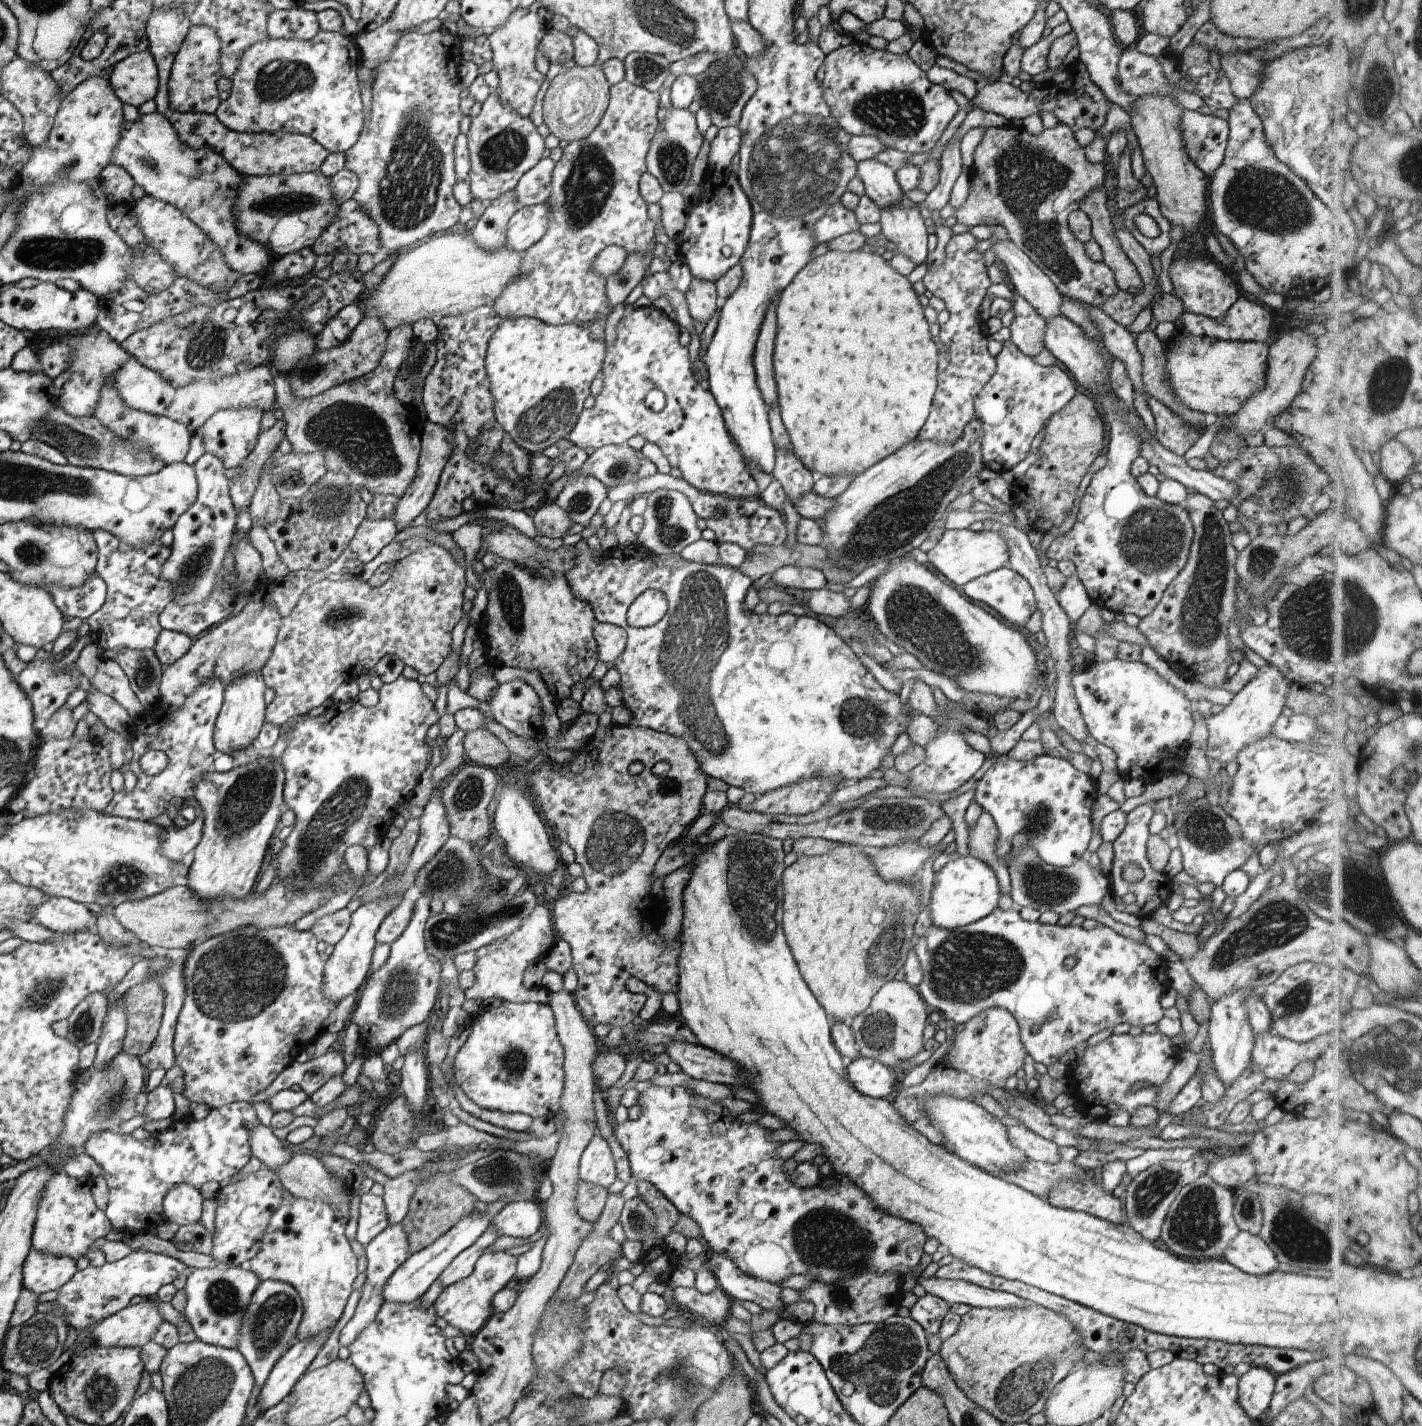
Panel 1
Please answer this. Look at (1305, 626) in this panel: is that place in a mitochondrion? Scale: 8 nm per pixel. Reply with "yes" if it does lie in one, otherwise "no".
yes

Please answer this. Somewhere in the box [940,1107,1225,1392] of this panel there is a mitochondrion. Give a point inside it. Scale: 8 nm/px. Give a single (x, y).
(1194, 1226)

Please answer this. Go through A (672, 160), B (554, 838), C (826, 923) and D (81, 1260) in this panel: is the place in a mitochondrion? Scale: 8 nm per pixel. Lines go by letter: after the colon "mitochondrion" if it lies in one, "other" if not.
A: mitochondrion
B: other
C: other
D: other

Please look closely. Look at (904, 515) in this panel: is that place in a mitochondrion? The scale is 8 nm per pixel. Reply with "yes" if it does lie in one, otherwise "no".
yes

